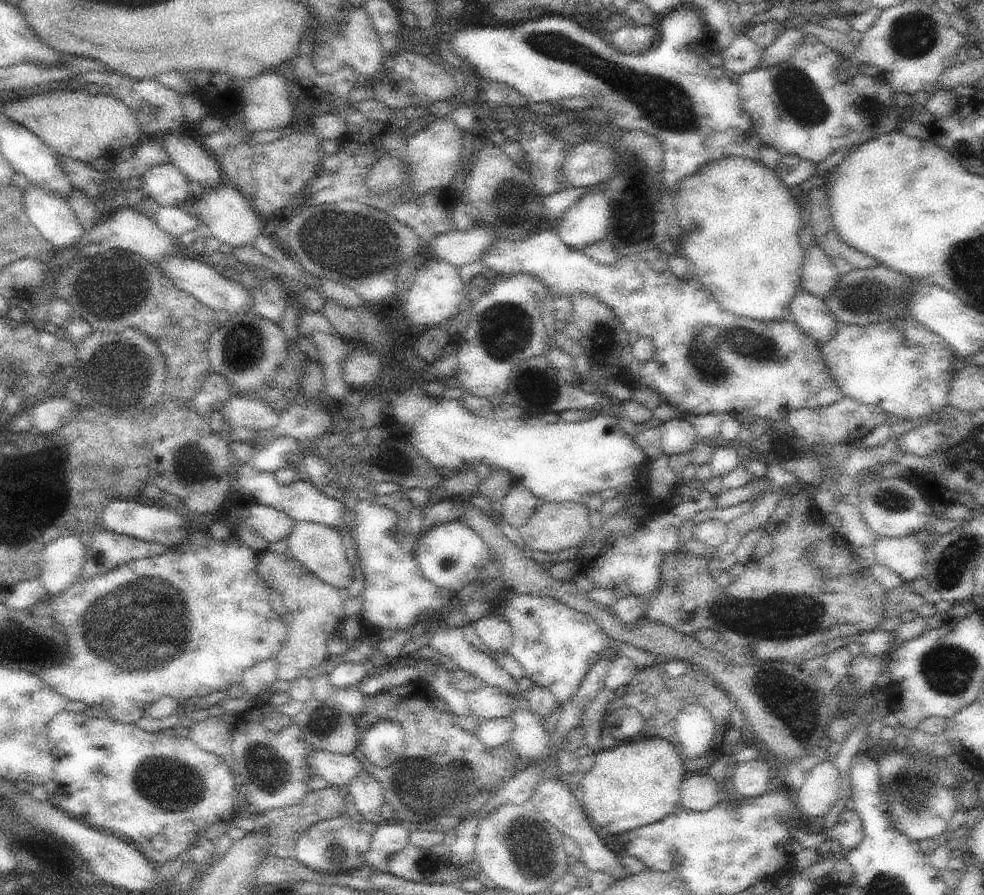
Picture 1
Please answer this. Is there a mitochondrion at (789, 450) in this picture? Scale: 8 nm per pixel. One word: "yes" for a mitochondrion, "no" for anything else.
no

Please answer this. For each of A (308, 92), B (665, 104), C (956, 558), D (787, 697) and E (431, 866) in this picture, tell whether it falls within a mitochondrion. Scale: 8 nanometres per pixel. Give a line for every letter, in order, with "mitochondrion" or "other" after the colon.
A: other
B: mitochondrion
C: mitochondrion
D: mitochondrion
E: mitochondrion

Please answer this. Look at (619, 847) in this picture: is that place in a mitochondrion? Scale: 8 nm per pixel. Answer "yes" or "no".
no

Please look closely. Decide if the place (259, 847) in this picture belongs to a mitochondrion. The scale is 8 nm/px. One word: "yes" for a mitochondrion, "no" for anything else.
no

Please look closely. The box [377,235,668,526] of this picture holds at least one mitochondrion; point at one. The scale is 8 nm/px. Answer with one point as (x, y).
(506, 328)

